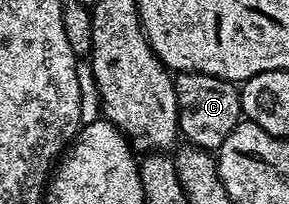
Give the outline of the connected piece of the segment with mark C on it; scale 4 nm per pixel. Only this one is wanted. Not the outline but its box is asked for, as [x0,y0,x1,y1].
[174,73,242,152]

